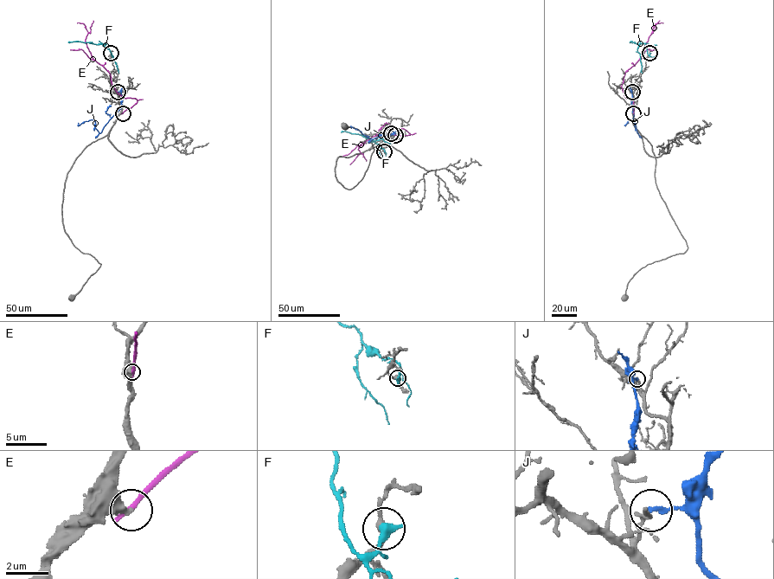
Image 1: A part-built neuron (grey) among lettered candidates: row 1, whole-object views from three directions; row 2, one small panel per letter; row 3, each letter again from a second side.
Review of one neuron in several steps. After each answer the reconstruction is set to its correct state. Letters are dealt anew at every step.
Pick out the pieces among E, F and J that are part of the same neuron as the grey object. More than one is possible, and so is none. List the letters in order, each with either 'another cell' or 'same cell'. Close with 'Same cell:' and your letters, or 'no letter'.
E: another cell
F: another cell
J: another cell
Same cell: no letter

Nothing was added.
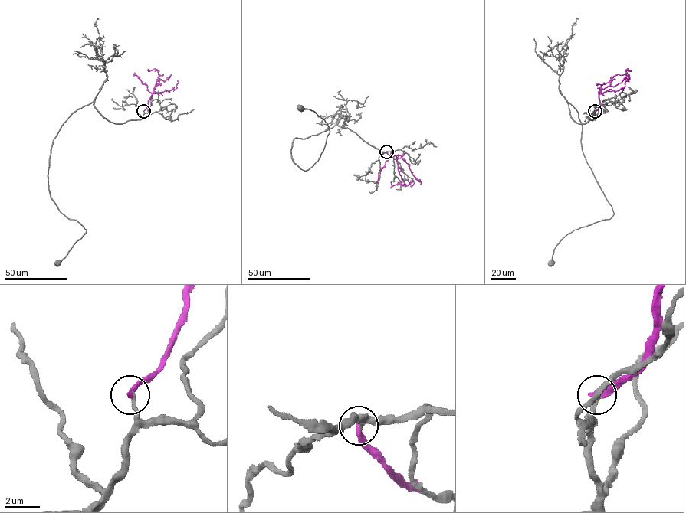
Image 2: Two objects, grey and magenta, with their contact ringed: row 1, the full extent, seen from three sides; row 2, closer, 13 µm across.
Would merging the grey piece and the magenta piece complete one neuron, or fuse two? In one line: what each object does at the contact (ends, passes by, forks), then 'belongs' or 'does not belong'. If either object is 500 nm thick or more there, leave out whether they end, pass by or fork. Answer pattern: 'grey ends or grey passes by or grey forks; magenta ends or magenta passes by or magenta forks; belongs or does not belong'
grey ends; magenta ends; does not belong

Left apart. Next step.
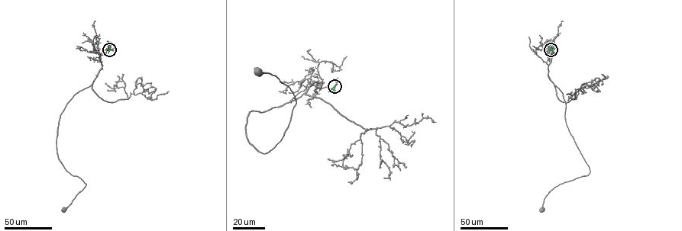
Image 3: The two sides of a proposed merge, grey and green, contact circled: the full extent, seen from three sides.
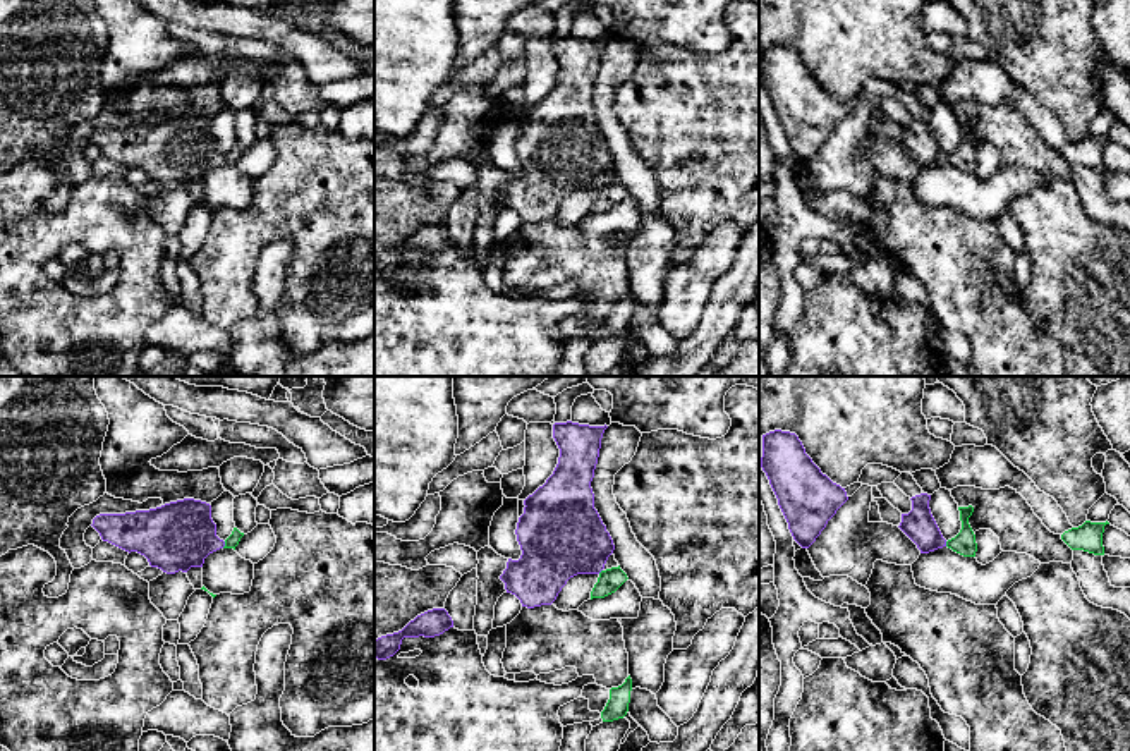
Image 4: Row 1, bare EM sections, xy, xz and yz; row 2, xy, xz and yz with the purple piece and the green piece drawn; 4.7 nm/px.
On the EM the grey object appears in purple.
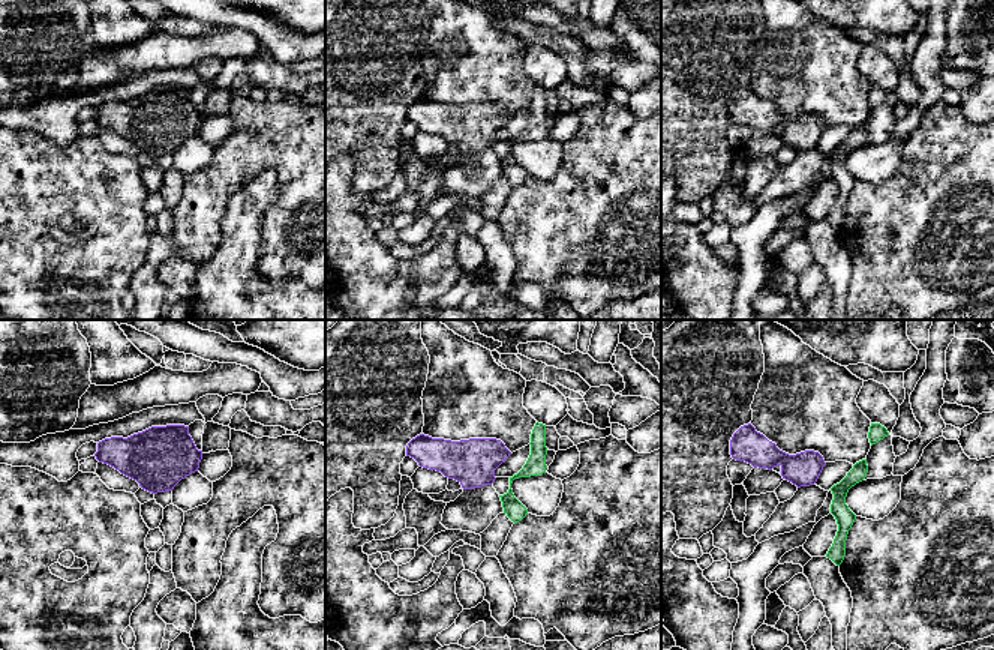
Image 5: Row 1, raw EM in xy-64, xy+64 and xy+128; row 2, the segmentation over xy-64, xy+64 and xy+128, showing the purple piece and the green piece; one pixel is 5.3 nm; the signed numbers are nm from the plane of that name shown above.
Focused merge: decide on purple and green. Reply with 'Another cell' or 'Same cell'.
Another cell

